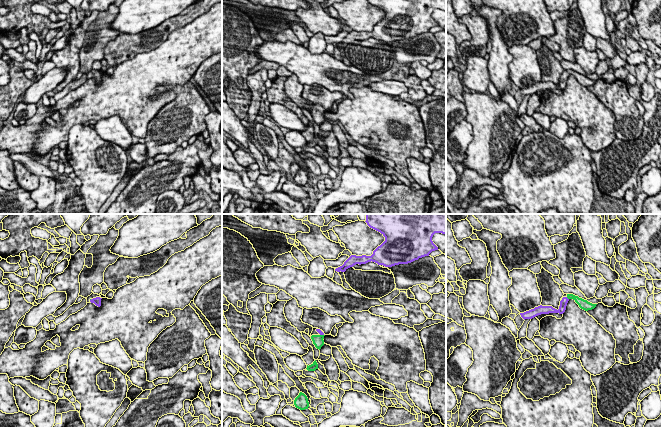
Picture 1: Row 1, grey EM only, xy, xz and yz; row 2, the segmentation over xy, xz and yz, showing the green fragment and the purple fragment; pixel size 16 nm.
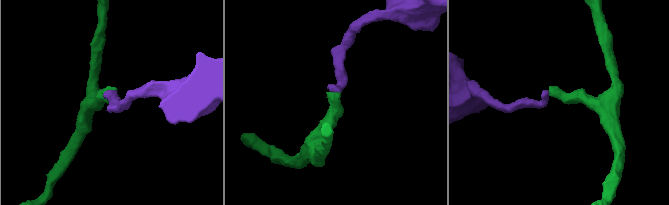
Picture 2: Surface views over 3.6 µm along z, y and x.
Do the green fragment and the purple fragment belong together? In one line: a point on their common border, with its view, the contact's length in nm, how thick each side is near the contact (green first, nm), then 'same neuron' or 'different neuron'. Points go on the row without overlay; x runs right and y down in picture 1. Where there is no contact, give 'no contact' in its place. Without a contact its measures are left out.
contact xz (322, 111); length 70 nm; calibres 170 and 70 nm; same neuron

